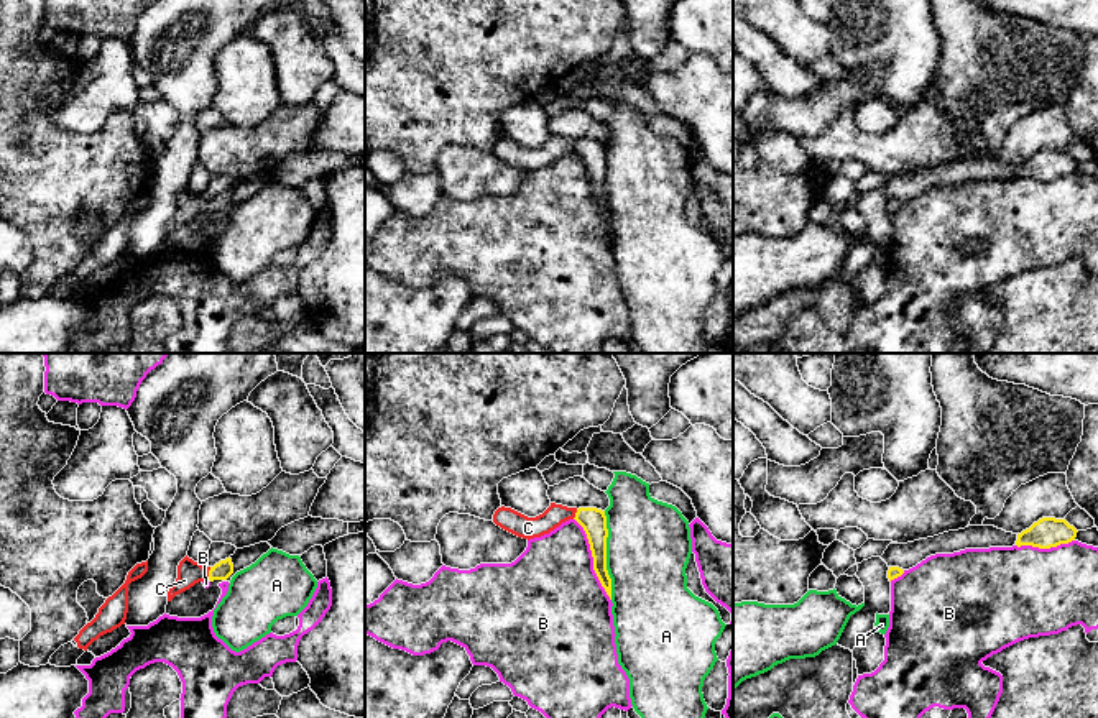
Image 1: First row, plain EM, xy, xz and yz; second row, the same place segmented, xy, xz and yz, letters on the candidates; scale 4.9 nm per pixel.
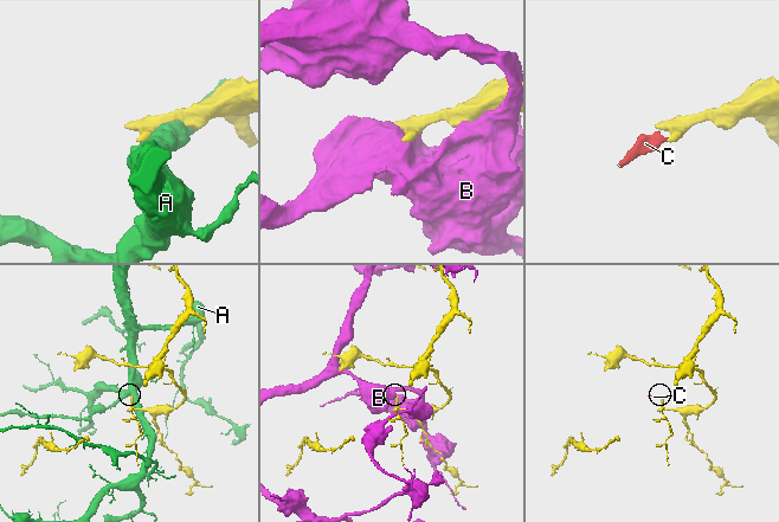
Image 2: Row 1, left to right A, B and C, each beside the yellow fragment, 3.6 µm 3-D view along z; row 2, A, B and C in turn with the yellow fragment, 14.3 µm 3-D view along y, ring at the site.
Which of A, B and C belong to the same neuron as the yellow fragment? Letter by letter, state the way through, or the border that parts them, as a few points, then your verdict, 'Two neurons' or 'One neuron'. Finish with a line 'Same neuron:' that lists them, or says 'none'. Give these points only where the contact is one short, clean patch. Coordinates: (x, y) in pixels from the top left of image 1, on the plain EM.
A: Two neurons
B: Two neurons
C: Path across: xy (224, 201), (209, 206), (189, 204). One neuron
Same neuron: C

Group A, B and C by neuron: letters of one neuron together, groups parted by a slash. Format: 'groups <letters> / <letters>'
groups A / B / C

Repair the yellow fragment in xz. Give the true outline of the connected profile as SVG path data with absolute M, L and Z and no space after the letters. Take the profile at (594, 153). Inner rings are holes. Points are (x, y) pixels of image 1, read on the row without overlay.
M551 135L551 138L536 150L528 150L505 138L498 140L493 146L496 158L528 173L549 166L569 151L575 151L584 159L593 189L593 202L611 232L611 210L607 202L608 161L605 143L597 140L577 141Z

